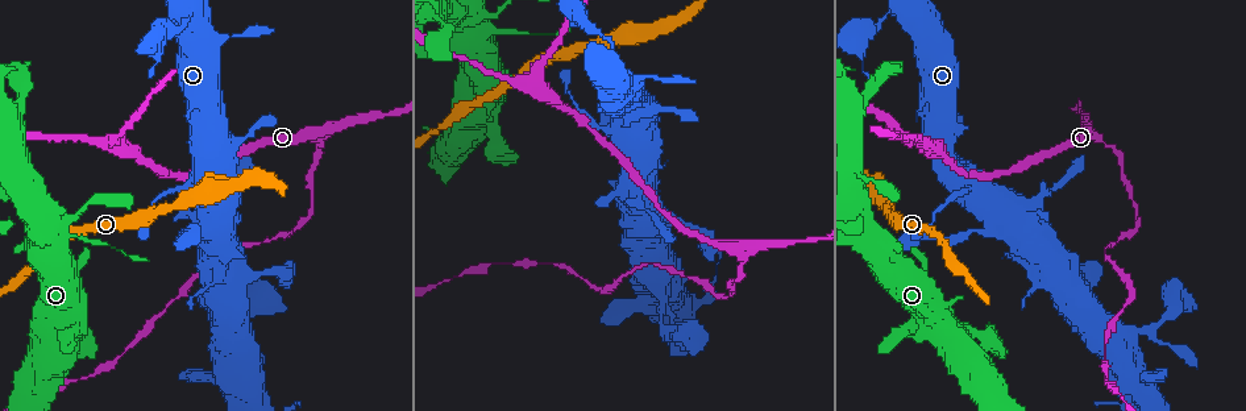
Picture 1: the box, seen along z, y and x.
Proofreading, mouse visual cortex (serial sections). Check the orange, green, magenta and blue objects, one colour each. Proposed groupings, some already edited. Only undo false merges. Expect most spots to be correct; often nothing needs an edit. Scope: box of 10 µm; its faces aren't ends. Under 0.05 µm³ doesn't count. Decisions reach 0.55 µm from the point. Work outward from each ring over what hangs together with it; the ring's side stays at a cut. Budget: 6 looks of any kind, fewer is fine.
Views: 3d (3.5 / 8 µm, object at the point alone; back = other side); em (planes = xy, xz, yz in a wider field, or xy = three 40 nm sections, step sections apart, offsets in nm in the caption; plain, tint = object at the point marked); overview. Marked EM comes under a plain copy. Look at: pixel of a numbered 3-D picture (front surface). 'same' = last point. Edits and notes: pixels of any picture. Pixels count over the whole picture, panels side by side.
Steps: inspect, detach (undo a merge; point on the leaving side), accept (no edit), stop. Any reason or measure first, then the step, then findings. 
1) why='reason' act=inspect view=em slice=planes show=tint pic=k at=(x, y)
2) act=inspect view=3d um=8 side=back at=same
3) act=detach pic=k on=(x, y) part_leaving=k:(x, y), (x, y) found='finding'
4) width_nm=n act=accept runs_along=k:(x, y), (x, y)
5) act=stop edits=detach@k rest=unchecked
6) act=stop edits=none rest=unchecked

why='abrupt turn' act=inspect view=3d um=8 pic=1 at=(739, 257)

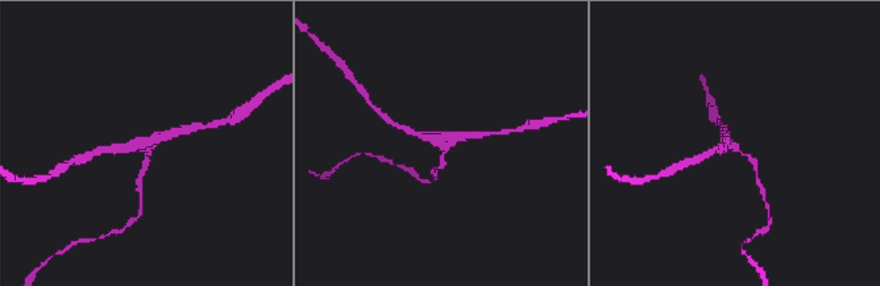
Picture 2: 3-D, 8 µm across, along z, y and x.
act=inspect view=3d um=3.5 at=same

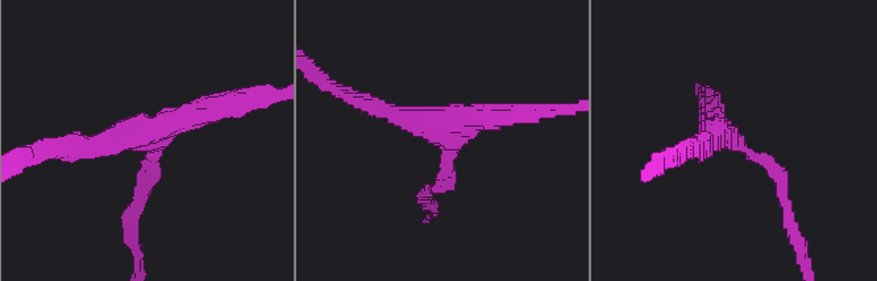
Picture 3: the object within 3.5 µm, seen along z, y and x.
arms=3 arm_widths_nm=150,200,300 act=inspect view=em slice=xy step=1 show=tint pic=3 at=(153, 141)

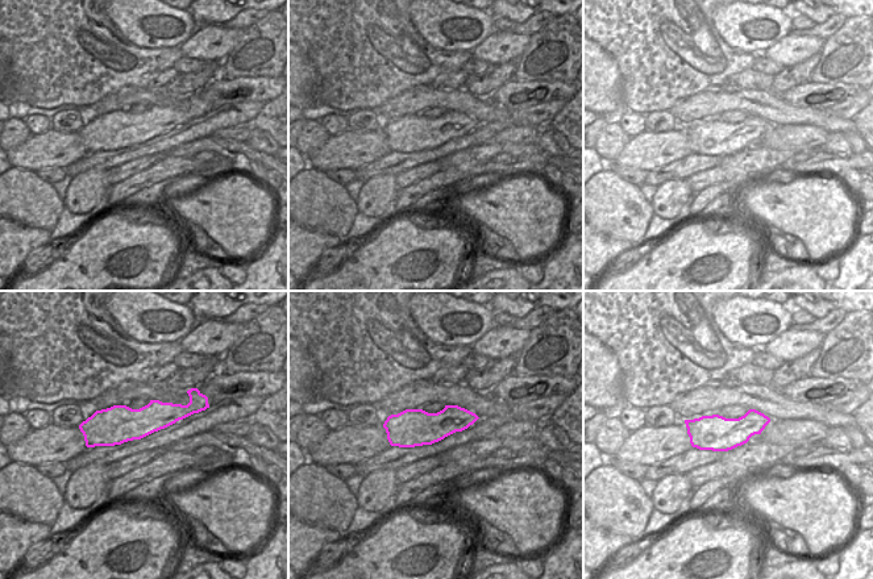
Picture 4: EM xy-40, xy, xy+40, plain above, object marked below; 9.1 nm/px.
act=accept runs_along=4:(190, 411), (86, 425) found='continuous, no second cell'

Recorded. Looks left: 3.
why='two arms in line, one across' act=inspect view=3d um=3.5 side=back pic=1 at=(533, 85)

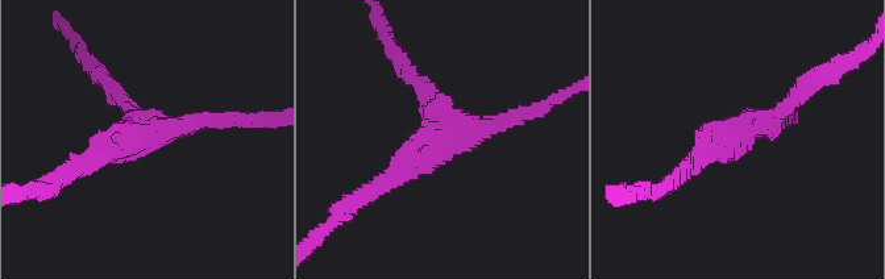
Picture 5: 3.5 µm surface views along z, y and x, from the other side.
arms=3 arm_widths_nm=200,200,250 act=inspect view=em slice=xy step=2 show=tint pic=5 at=(448, 138)

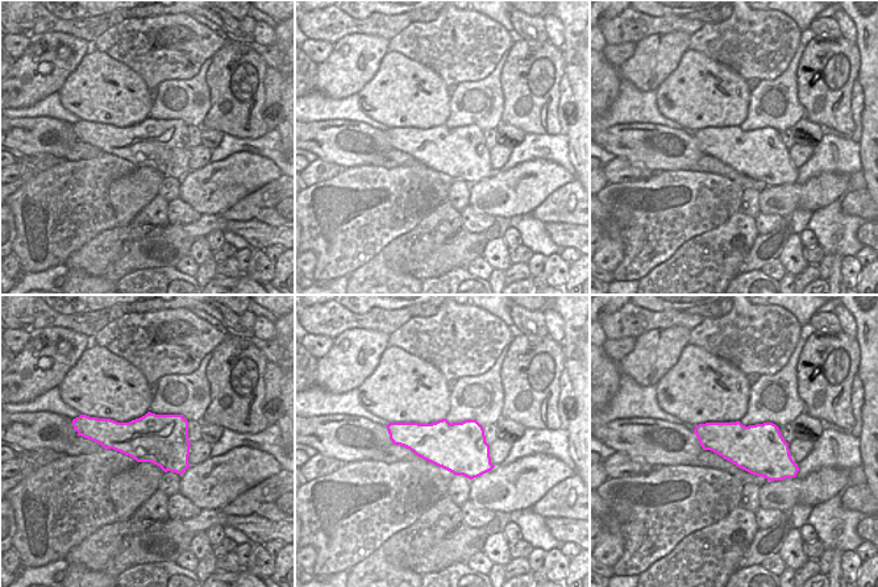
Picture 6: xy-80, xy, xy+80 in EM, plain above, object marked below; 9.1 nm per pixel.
act=inspect view=em slice=xy step=5 show=tint at=same

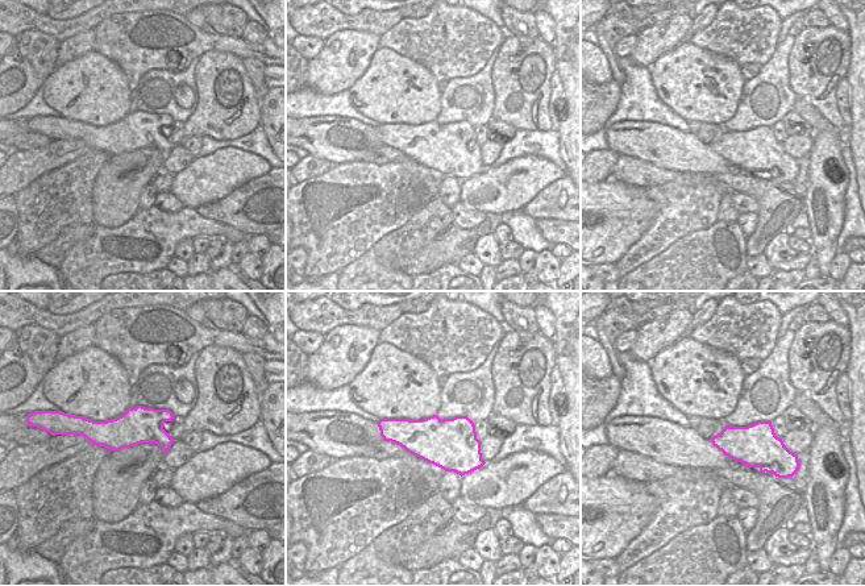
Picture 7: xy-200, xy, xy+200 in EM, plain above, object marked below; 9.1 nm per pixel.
act=accept runs_along=5:(382, 184), (455, 133), (527, 113) found='all the same cell'

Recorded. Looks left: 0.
act=stop edits=none rest=unchecked

